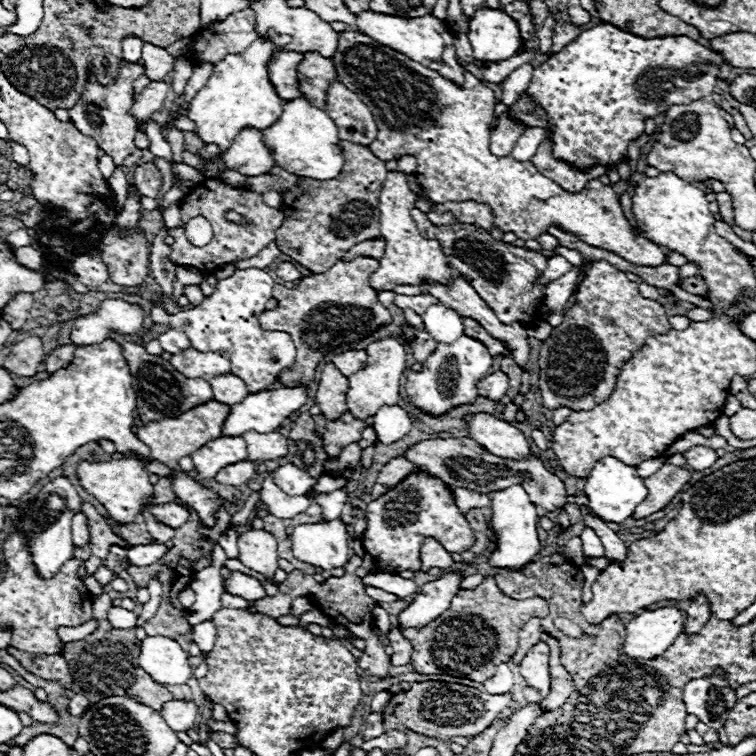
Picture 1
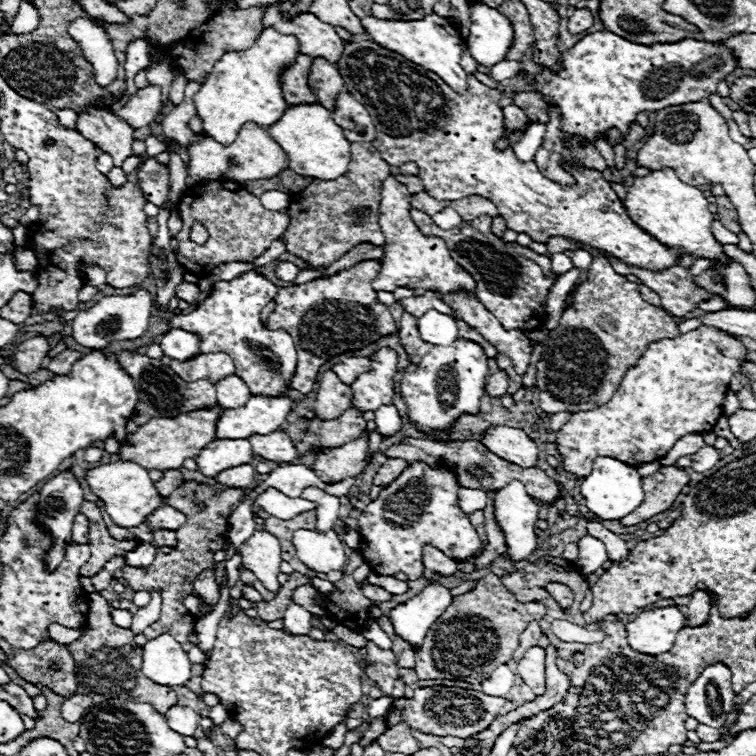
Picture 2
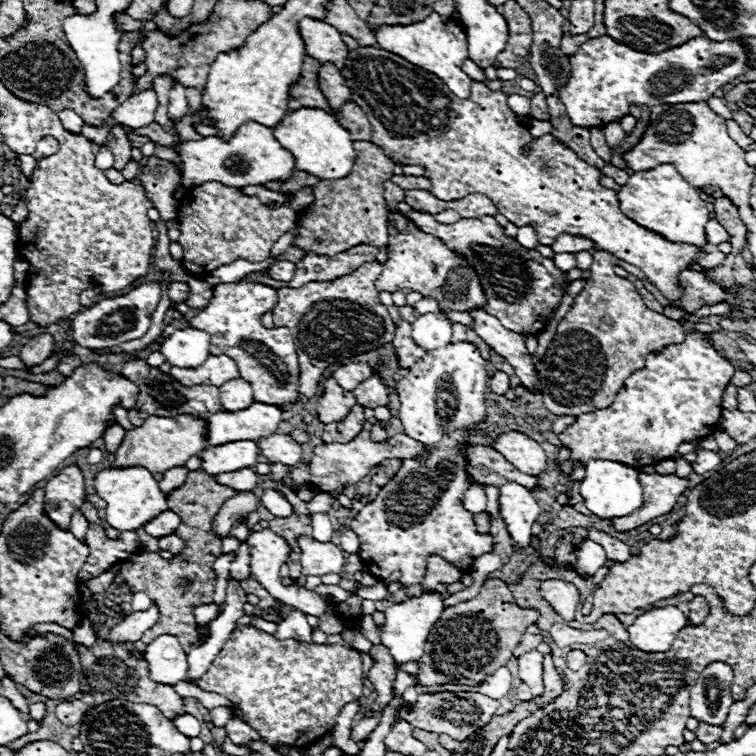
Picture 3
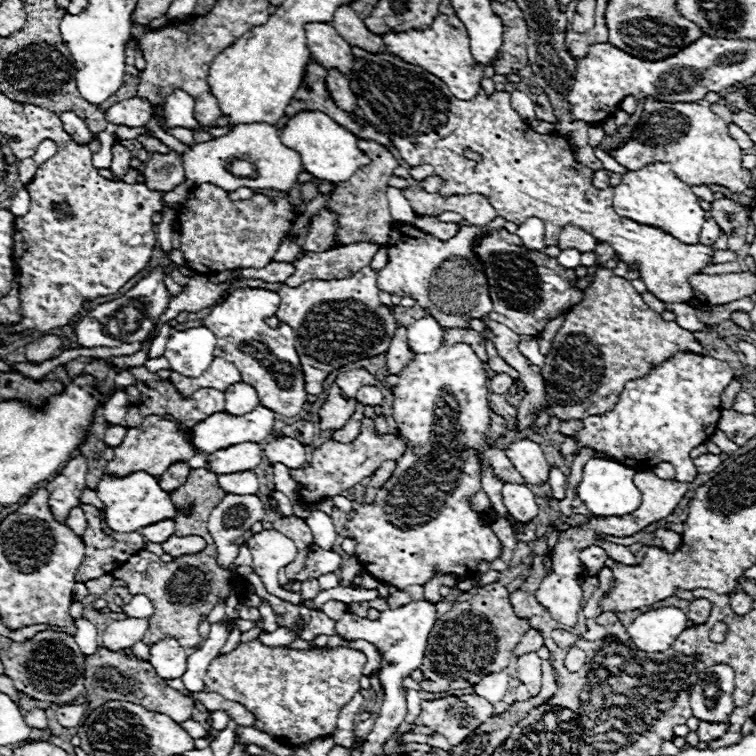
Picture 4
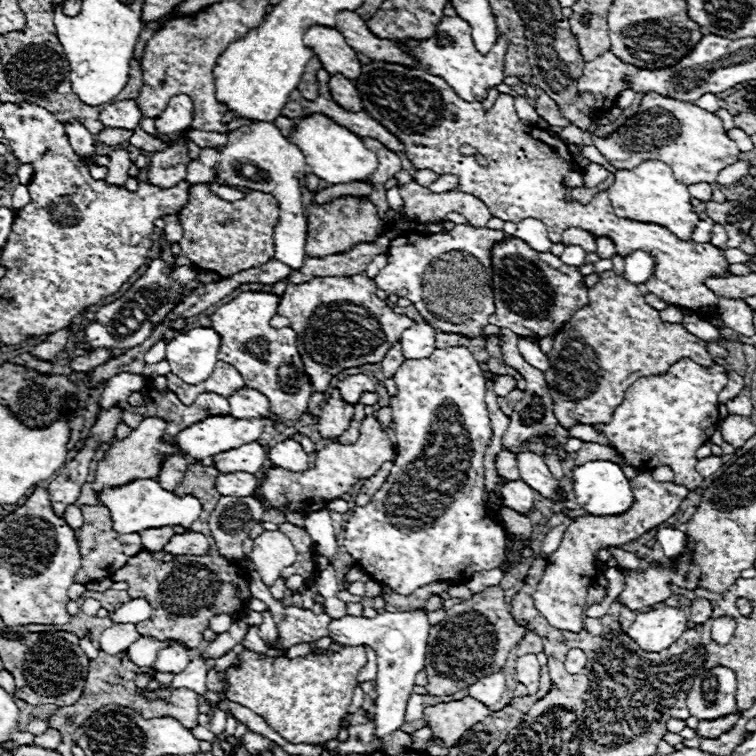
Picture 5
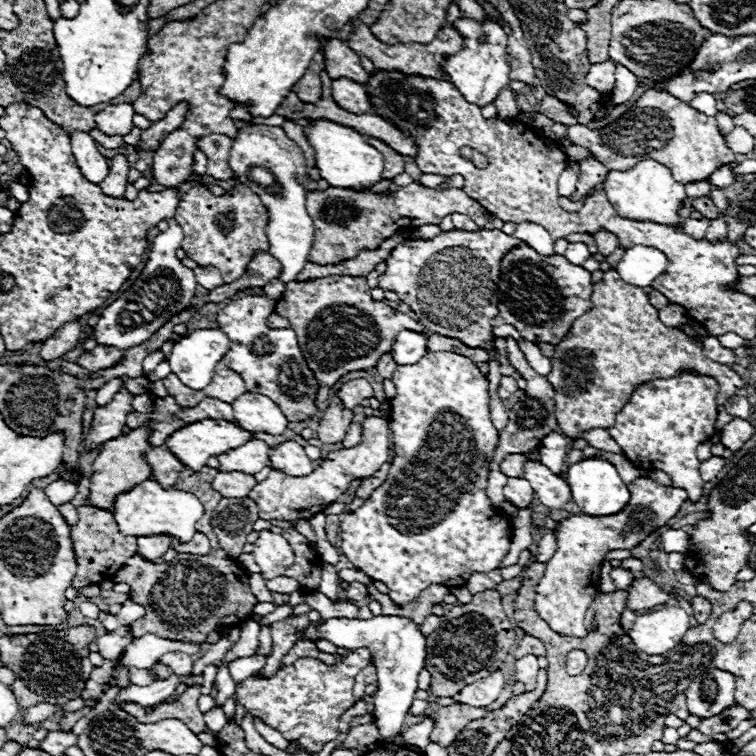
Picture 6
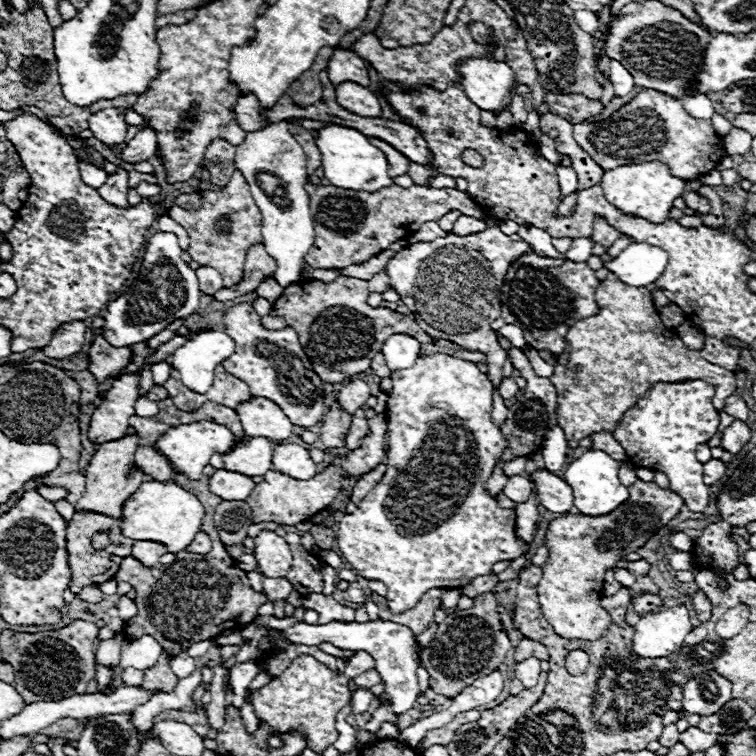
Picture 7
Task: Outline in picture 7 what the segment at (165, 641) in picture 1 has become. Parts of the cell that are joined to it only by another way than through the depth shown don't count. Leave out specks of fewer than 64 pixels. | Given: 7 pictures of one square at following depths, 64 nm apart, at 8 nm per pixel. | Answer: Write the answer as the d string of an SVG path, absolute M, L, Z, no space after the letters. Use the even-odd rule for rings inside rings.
M182 652L182 654L170 658L170 668L172 668L172 672L174 672L178 678L186 678L186 676L190 676L190 674L194 672L196 660L194 660L192 656L188 656L188 654Z

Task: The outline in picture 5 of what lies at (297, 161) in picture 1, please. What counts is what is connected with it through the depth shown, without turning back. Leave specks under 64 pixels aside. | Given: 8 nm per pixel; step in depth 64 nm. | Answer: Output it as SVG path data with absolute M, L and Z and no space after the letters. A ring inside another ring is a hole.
M310 114L310 116L298 118L294 132L288 136L288 142L294 142L300 148L312 174L326 180L328 184L346 184L346 182L362 180L370 176L378 166L376 154L364 148L360 136L336 124L324 114Z

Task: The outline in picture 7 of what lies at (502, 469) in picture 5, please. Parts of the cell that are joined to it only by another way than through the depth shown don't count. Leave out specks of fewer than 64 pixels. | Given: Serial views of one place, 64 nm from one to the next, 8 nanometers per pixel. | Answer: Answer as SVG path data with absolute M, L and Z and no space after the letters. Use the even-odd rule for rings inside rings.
M516 456L514 460L504 464L504 474L512 476L512 474L524 474L526 472L526 458L524 456Z

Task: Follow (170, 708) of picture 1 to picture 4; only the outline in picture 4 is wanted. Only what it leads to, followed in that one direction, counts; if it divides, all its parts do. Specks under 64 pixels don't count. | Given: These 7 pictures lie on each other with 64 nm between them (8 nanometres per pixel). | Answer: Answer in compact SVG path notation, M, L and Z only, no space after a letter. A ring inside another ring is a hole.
M186 720L186 722L182 722L180 724L182 728L184 728L184 732L190 736L190 738L204 738L206 736L206 728L200 724L200 722L196 722L196 720Z

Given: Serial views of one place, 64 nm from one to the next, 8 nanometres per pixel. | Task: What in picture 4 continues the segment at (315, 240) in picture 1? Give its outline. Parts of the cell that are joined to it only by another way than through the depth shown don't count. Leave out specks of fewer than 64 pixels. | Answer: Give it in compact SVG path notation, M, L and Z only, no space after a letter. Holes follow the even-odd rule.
M358 138L358 148L362 152L366 152L366 156L370 158L370 164L356 170L354 184L352 184L352 178L348 182L340 182L340 184L338 182L336 184L330 184L330 182L318 184L318 194L330 194L330 190L332 190L332 198L324 208L338 214L336 248L356 244L356 242L372 242L378 246L386 246L386 242L390 238L390 230L392 230L392 218L390 218L390 208L388 208L388 200L386 200L386 188L388 188L390 176L394 176L394 168L398 166L398 162L378 142Z

